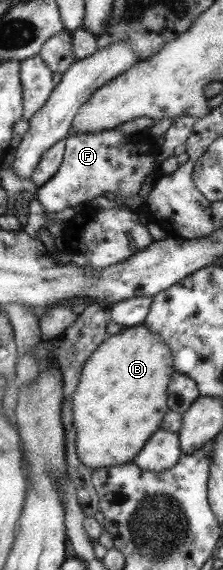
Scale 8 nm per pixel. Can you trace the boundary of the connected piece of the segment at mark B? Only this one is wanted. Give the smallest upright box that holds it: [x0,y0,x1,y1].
[73,325,175,469]

